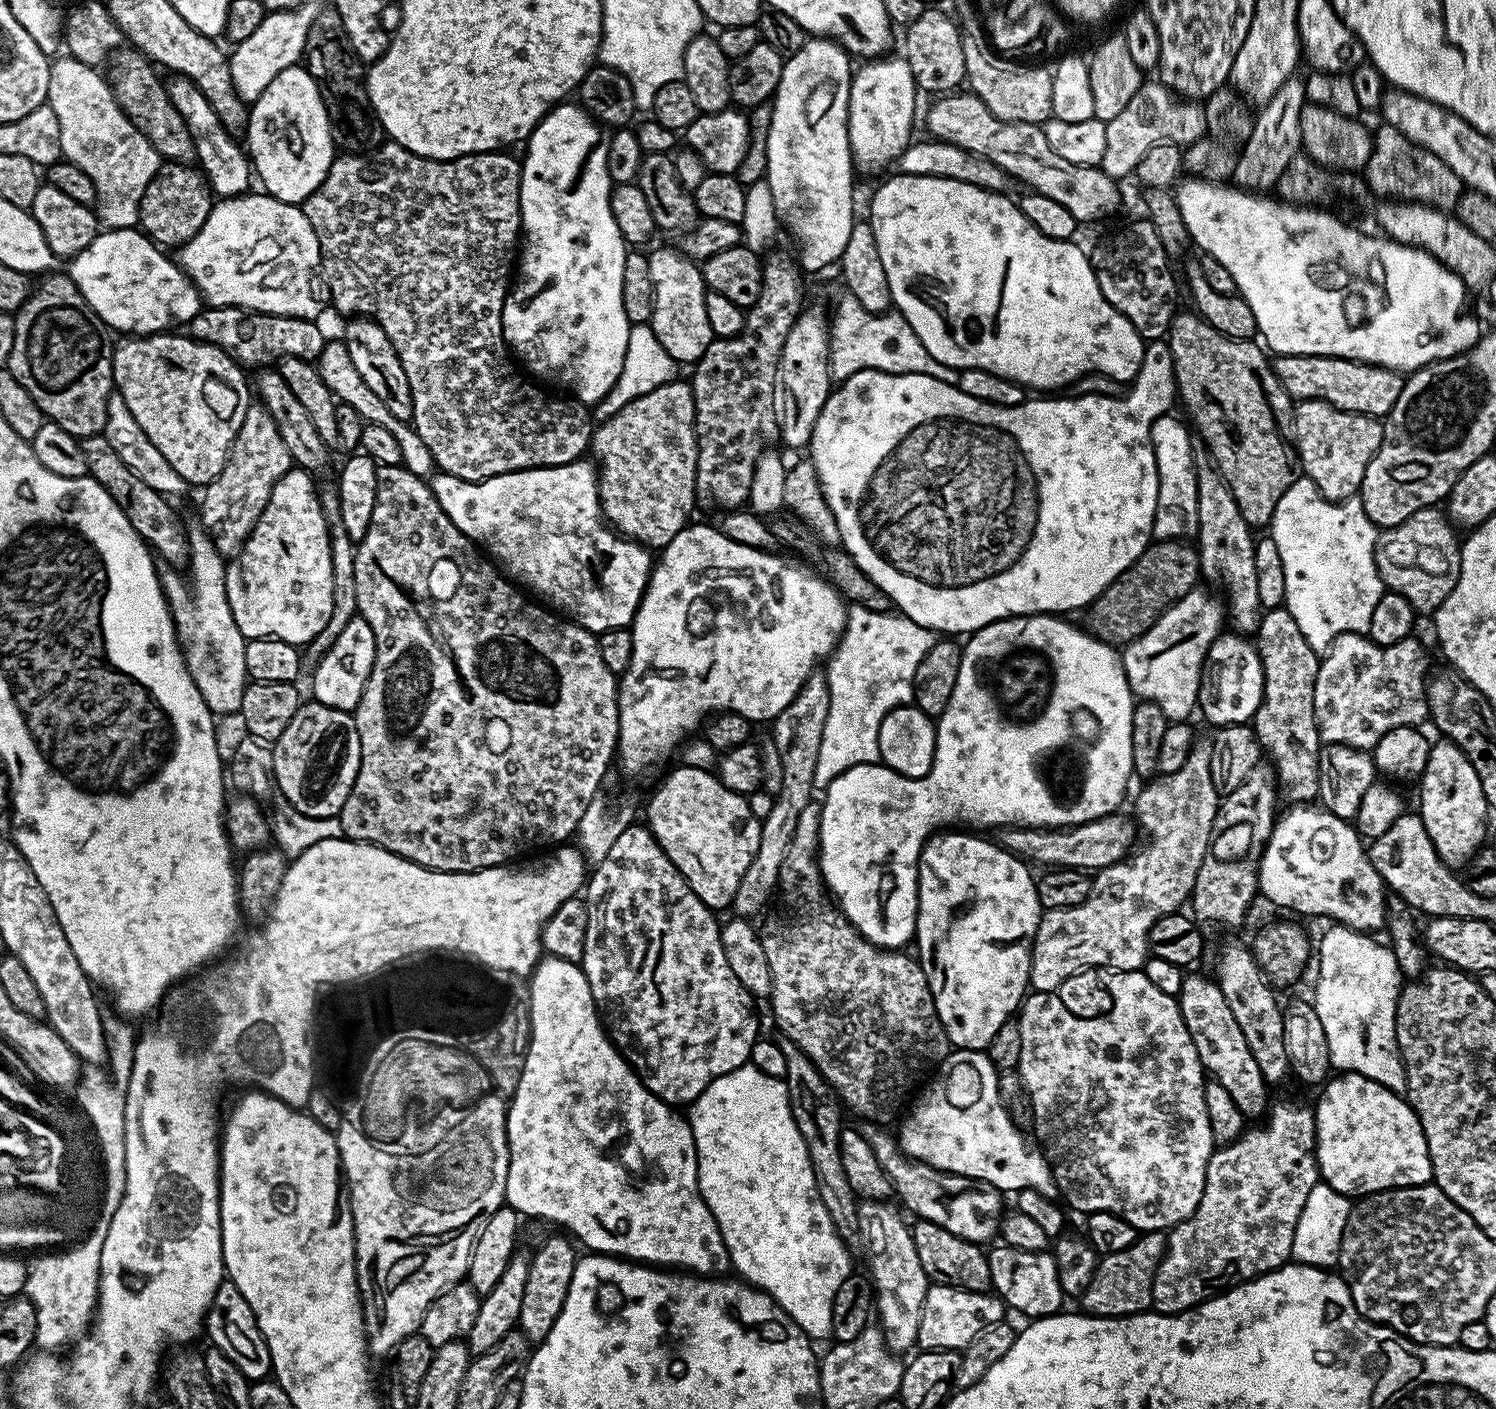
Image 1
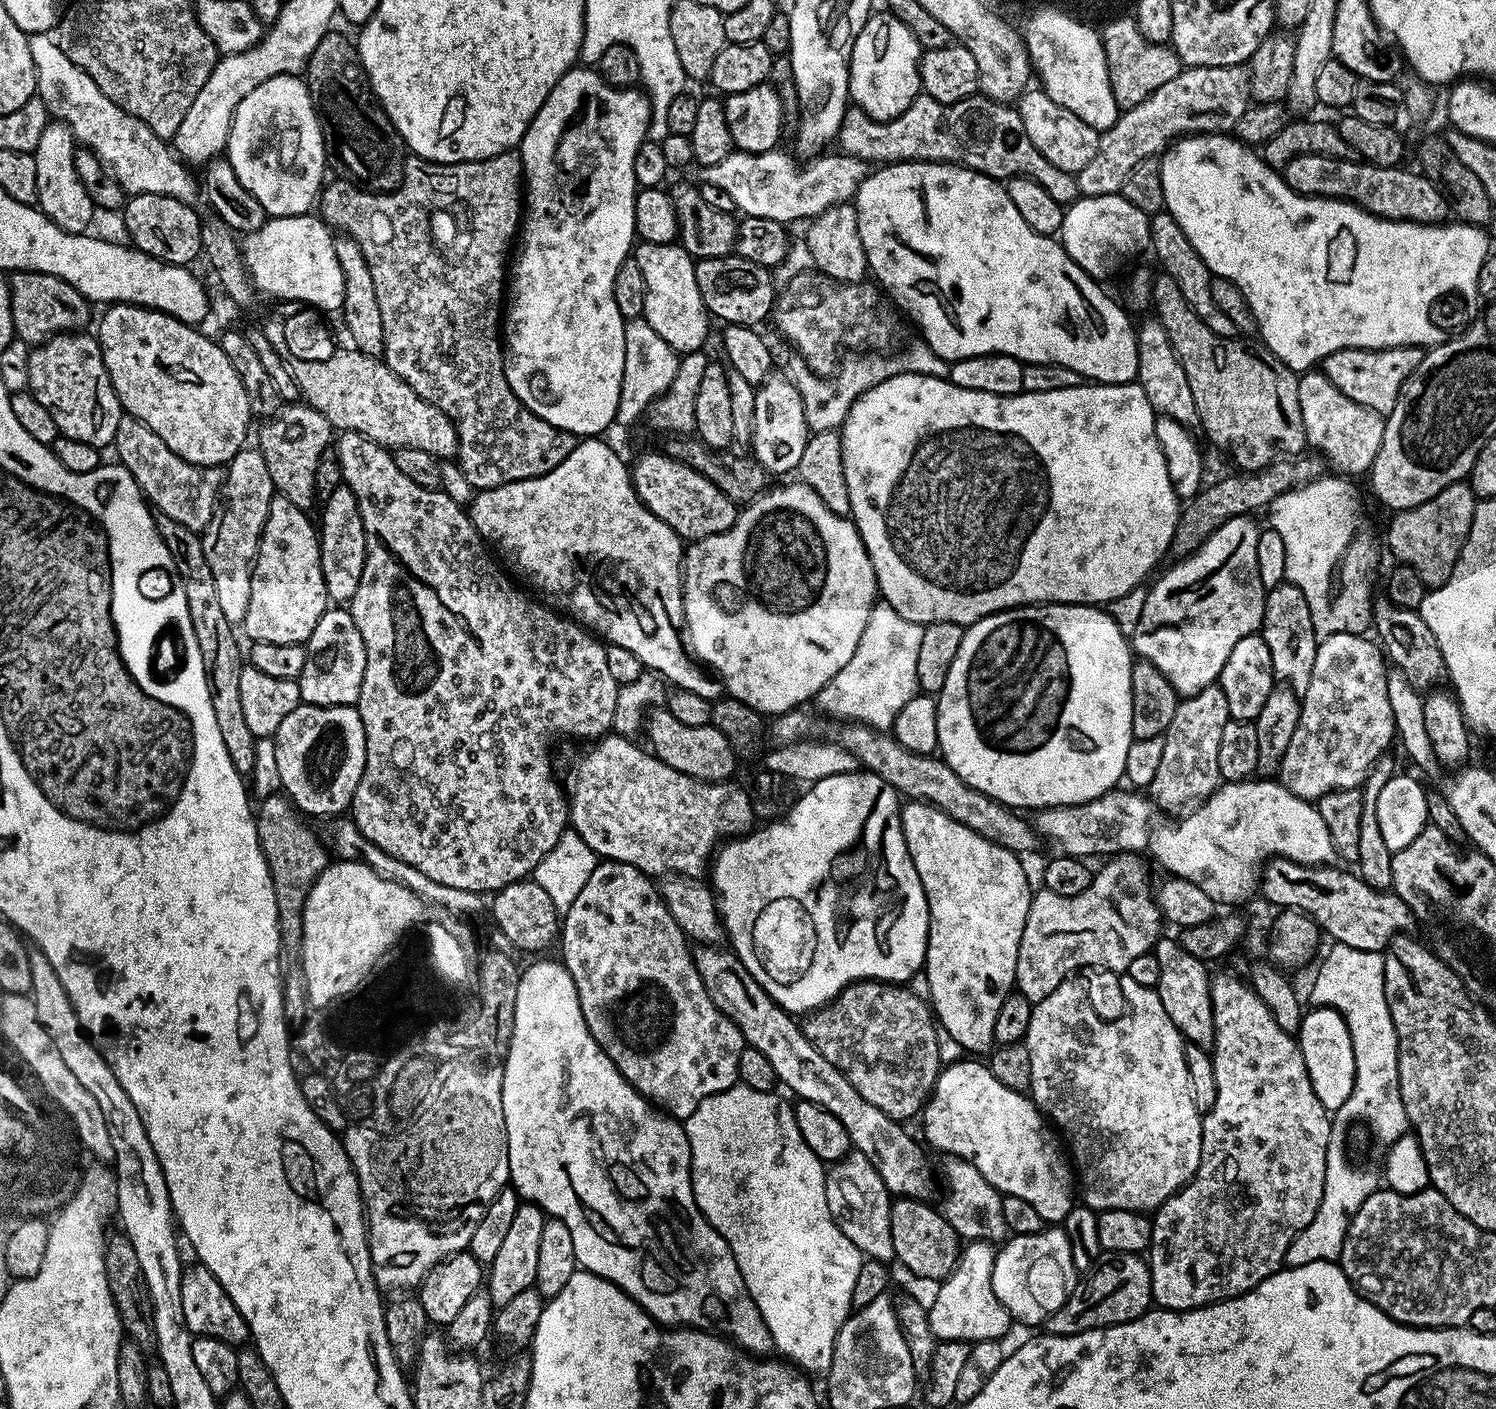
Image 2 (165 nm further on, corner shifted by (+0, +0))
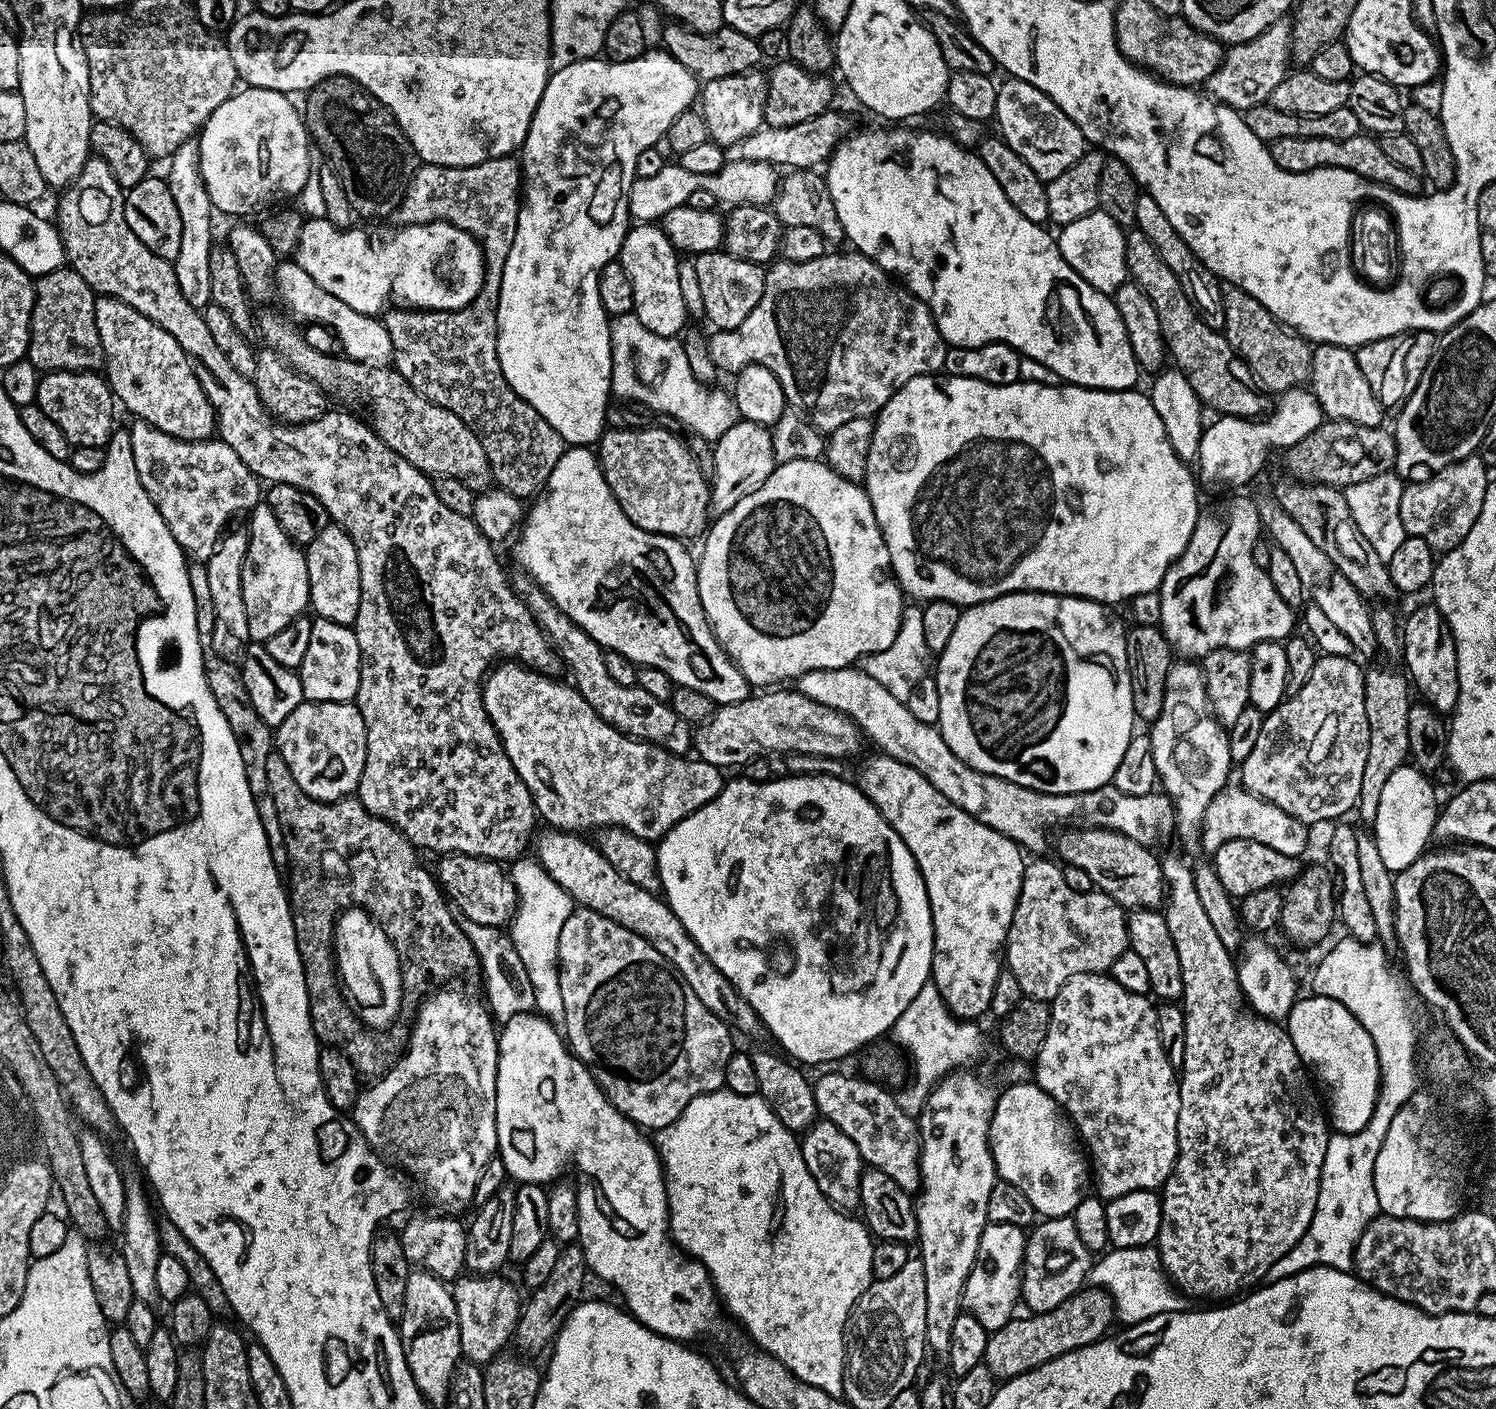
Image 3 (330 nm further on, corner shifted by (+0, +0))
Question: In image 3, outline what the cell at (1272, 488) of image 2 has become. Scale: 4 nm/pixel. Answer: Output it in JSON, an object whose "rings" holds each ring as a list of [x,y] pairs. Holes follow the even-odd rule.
{"rings":[[[1325,419],[1312,434],[1286,450],[1287,475],[1306,484],[1325,484],[1341,490],[1366,478],[1393,471],[1396,463],[1396,438],[1387,427],[1358,426],[1345,420]]]}

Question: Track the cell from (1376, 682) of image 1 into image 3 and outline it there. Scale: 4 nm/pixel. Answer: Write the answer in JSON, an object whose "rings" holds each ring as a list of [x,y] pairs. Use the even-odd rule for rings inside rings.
{"rings":[[[1321,655],[1316,661],[1310,678],[1306,678],[1302,690],[1291,693],[1280,707],[1265,715],[1264,721],[1262,722],[1262,734],[1258,734],[1258,743],[1254,745],[1254,750],[1250,753],[1250,758],[1246,758],[1243,764],[1239,765],[1239,783],[1250,794],[1254,794],[1258,798],[1262,798],[1266,802],[1278,806],[1278,810],[1286,810],[1286,814],[1298,818],[1306,826],[1320,824],[1323,820],[1332,820],[1331,822],[1336,822],[1341,818],[1347,817],[1344,815],[1346,815],[1351,808],[1353,811],[1353,809],[1357,807],[1360,791],[1362,790],[1362,770],[1366,767],[1366,750],[1370,750],[1370,730],[1366,726],[1364,672],[1362,668],[1359,668],[1359,666],[1352,661],[1352,658],[1348,656]]]}

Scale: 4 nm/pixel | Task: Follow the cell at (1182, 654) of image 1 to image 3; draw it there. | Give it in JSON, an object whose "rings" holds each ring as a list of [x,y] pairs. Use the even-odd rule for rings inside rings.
{"rings":[[[1228,494],[1217,504],[1212,504],[1201,511],[1196,519],[1194,534],[1186,550],[1168,567],[1168,573],[1158,589],[1160,596],[1160,620],[1158,627],[1169,644],[1184,658],[1203,658],[1208,652],[1219,648],[1238,648],[1250,650],[1255,644],[1267,640],[1285,641],[1293,635],[1295,624],[1298,624],[1297,613],[1282,602],[1274,582],[1270,582],[1267,571],[1254,562],[1252,551],[1261,539],[1260,515],[1253,497]]]}

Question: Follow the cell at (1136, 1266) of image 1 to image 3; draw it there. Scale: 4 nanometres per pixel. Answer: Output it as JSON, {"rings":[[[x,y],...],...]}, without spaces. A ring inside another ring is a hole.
{"rings":[[[1085,1286],[1074,1293],[1066,1302],[1054,1306],[1049,1312],[1024,1314],[1024,1317],[1013,1318],[1006,1322],[998,1331],[989,1335],[986,1342],[984,1364],[1003,1382],[1018,1374],[1026,1374],[1070,1350],[1078,1350],[1082,1346],[1090,1346],[1095,1340],[1103,1340],[1109,1335],[1113,1320],[1114,1301],[1103,1288]]]}

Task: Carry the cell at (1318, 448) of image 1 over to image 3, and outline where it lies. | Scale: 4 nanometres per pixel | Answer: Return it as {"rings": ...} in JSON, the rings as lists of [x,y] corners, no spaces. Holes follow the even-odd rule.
{"rings":[[[1316,344],[1312,350],[1310,389],[1321,406],[1323,415],[1329,420],[1345,420],[1358,426],[1381,427],[1385,409],[1380,407],[1370,382],[1366,382],[1362,370],[1358,370],[1356,353],[1353,349],[1337,344]]]}

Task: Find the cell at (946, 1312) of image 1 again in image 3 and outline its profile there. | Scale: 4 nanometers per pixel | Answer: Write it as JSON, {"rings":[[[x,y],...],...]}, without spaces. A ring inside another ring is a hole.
{"rings":[[[987,1224],[978,1242],[978,1263],[970,1270],[964,1287],[963,1311],[974,1314],[982,1326],[991,1334],[1013,1319],[1012,1312],[1018,1308],[1020,1295],[1020,1274],[1024,1267],[1025,1229],[1005,1224]]]}

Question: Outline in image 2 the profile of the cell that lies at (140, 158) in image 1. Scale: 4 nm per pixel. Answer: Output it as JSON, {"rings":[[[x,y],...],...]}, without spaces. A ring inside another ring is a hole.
{"rings":[[[52,32],[31,33],[28,45],[30,58],[34,58],[36,67],[38,98],[48,107],[49,117],[67,124],[77,145],[92,149],[129,197],[162,194],[178,198],[178,202],[199,205],[202,190],[197,177],[195,180],[187,172],[189,169],[185,161],[165,141],[158,139],[150,126],[122,110],[122,106],[110,102],[110,98],[106,98],[106,94],[94,86],[94,78],[66,58],[59,39]]]}

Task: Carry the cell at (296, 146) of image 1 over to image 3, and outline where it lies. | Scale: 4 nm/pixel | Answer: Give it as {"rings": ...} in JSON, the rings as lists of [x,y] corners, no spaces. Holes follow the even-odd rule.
{"rings":[[[247,86],[241,87],[239,91],[237,91],[230,99],[226,102],[222,102],[222,106],[218,106],[218,110],[214,110],[214,114],[210,114],[210,118],[205,122],[204,127],[200,129],[198,133],[198,139],[200,142],[200,173],[202,174],[202,178],[204,179],[204,185],[206,186],[206,190],[210,194],[210,202],[212,203],[213,209],[217,213],[225,212],[228,216],[236,216],[232,218],[248,218],[248,215],[251,214],[252,211],[260,212],[263,208],[271,209],[273,206],[271,204],[276,204],[279,200],[284,200],[287,196],[292,196],[292,198],[299,197],[300,191],[306,186],[306,182],[308,181],[308,175],[310,174],[310,137],[308,134],[308,127],[304,125],[304,117],[302,115],[301,109],[299,107],[296,108],[291,104],[289,97],[282,92],[275,92],[274,90],[270,90],[269,88],[250,88]]]}

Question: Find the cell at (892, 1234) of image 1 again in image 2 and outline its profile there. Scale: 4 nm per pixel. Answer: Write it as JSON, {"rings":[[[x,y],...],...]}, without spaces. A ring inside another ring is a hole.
{"rings":[[[852,1150],[825,1171],[824,1181],[826,1202],[838,1230],[842,1230],[842,1234],[846,1234],[846,1238],[850,1238],[850,1242],[854,1242],[856,1249],[865,1257],[885,1262],[895,1261],[894,1238],[890,1234],[893,1197],[876,1167],[861,1152]]]}

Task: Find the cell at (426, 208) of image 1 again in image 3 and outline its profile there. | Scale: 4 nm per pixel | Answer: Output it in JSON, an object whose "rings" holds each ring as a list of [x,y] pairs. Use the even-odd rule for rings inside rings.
{"rings":[[[515,155],[494,158],[469,168],[447,168],[441,164],[417,167],[410,186],[394,213],[395,219],[400,219],[401,225],[430,224],[434,220],[441,220],[469,232],[480,243],[480,249],[484,252],[484,285],[472,304],[456,312],[388,310],[383,313],[382,319],[390,334],[391,363],[396,371],[402,374],[402,378],[406,378],[406,382],[410,382],[410,386],[414,386],[414,390],[418,390],[430,402],[458,414],[458,418],[462,418],[462,422],[466,422],[466,426],[474,430],[478,442],[482,442],[482,450],[486,450],[495,487],[505,488],[510,494],[521,498],[529,498],[532,495],[535,497],[547,485],[566,445],[558,430],[554,430],[554,426],[550,426],[550,422],[546,422],[546,418],[542,418],[542,414],[538,414],[534,406],[514,394],[498,362],[496,323],[502,266],[506,266],[506,254],[510,254],[510,246],[514,242],[521,199],[522,164]]]}

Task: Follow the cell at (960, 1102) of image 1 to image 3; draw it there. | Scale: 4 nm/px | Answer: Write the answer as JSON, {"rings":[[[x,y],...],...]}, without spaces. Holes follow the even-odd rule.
{"rings":[[[1034,1082],[1008,1084],[1005,1089],[1005,1092],[1003,1089],[997,1095],[992,1125],[988,1131],[988,1141],[992,1147],[997,1177],[1018,1186],[1018,1190],[1022,1190],[1022,1194],[1026,1194],[1026,1198],[1034,1202],[1034,1210],[1041,1217],[1071,1216],[1078,1202],[1086,1195],[1084,1179],[1087,1176],[1089,1179],[1090,1176],[1085,1153],[1078,1147],[1078,1136],[1071,1120],[1068,1119],[1060,1104],[1054,1102],[1054,1098],[1050,1098],[1050,1094],[1046,1094]]]}

